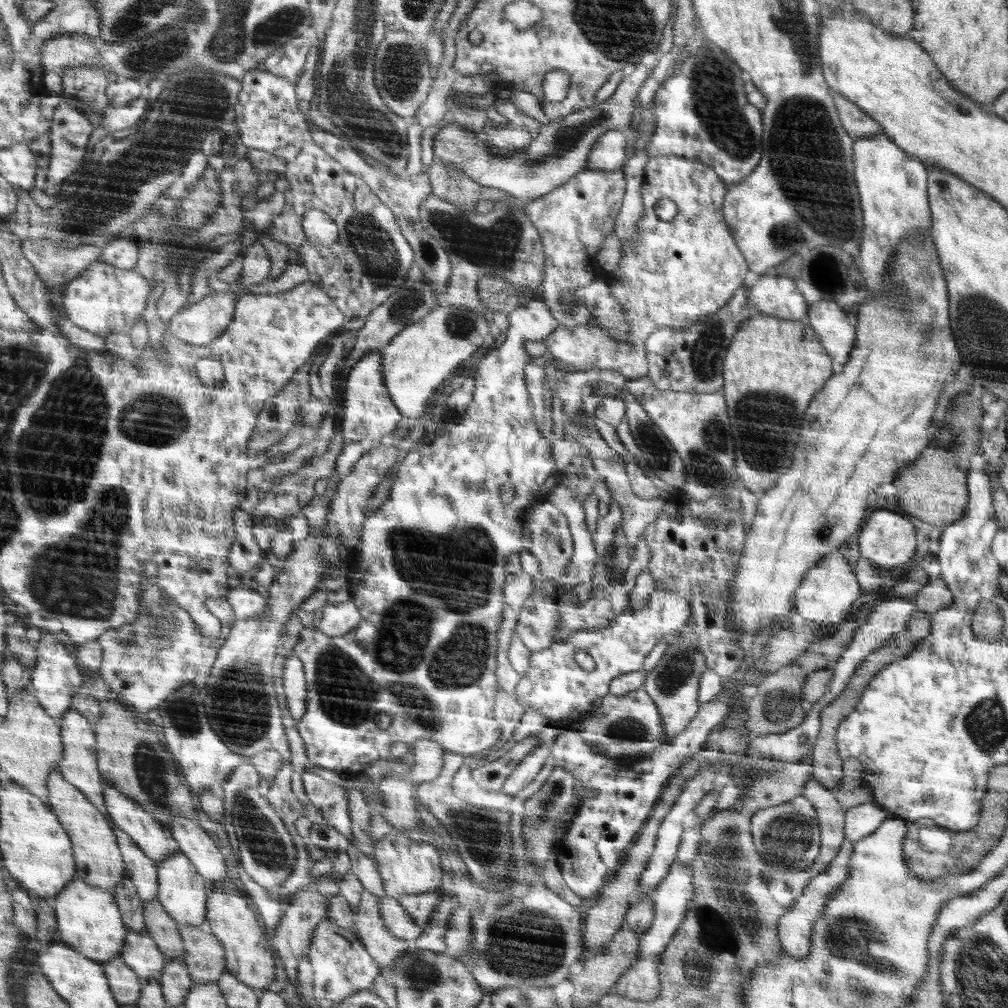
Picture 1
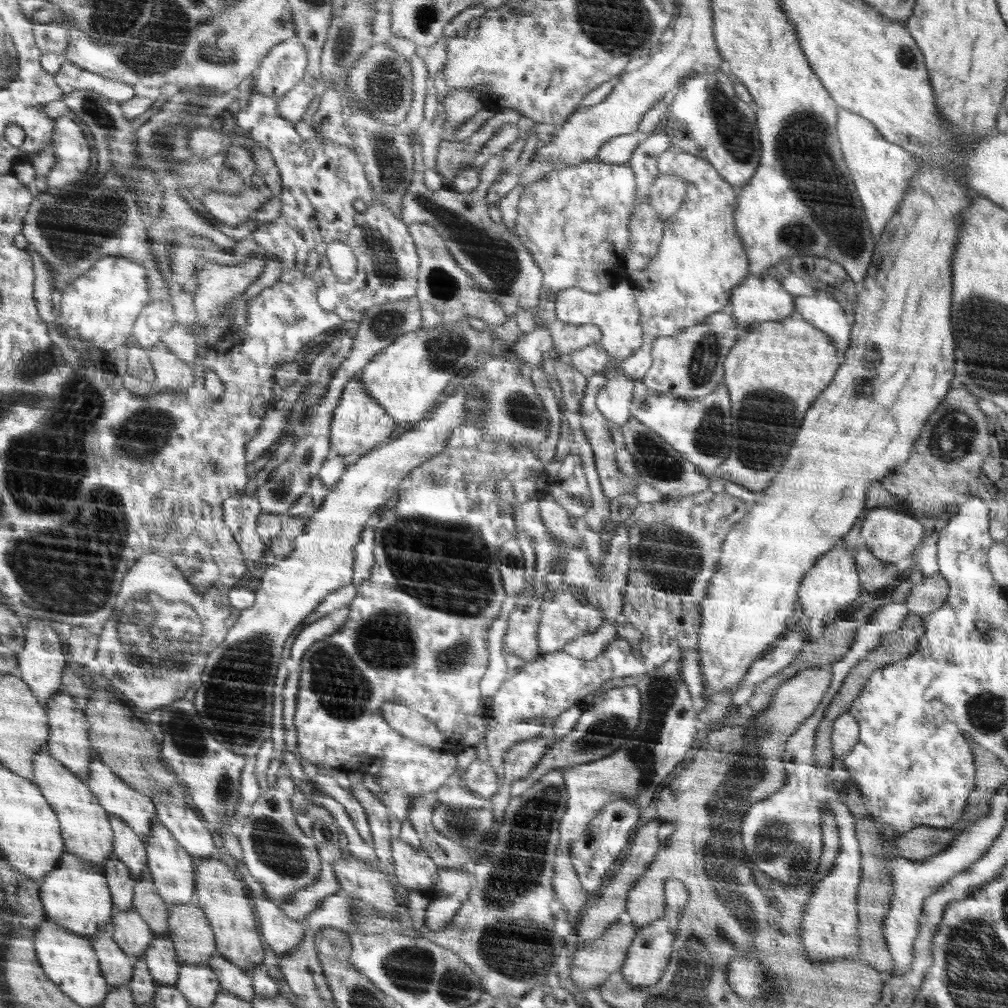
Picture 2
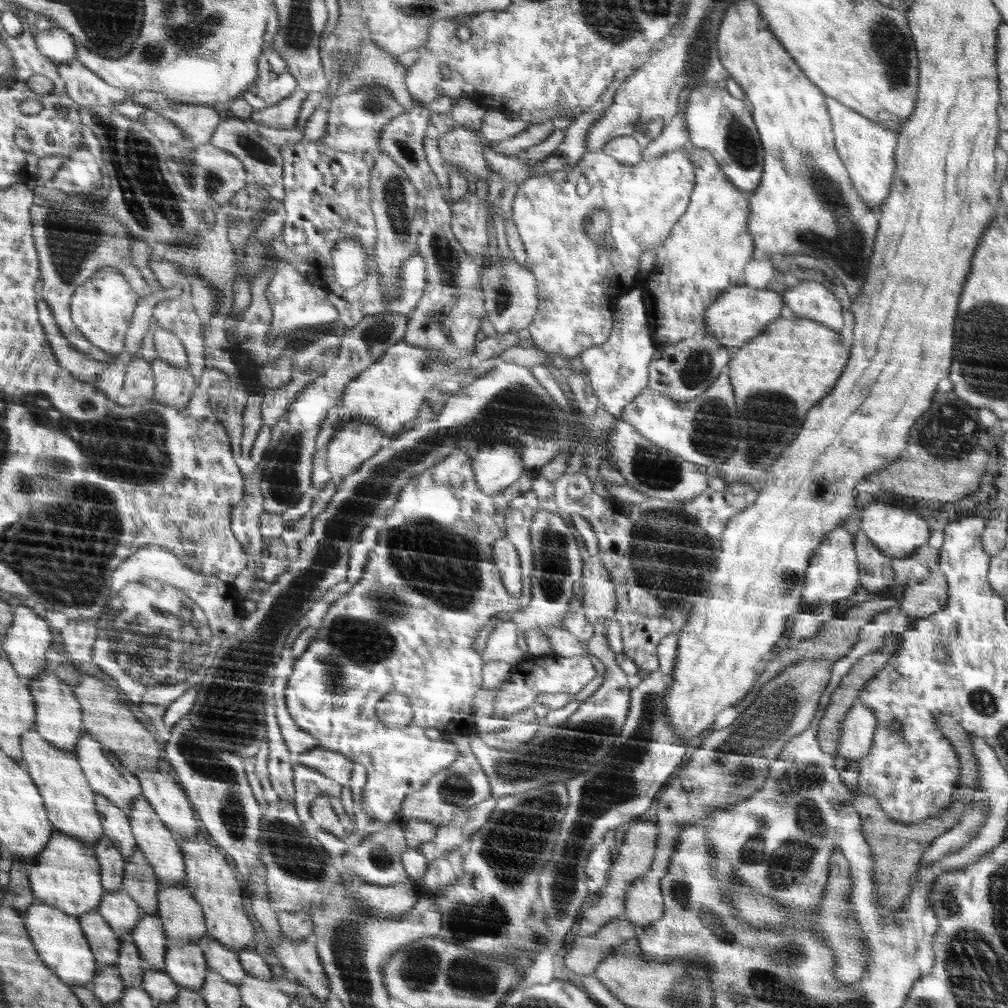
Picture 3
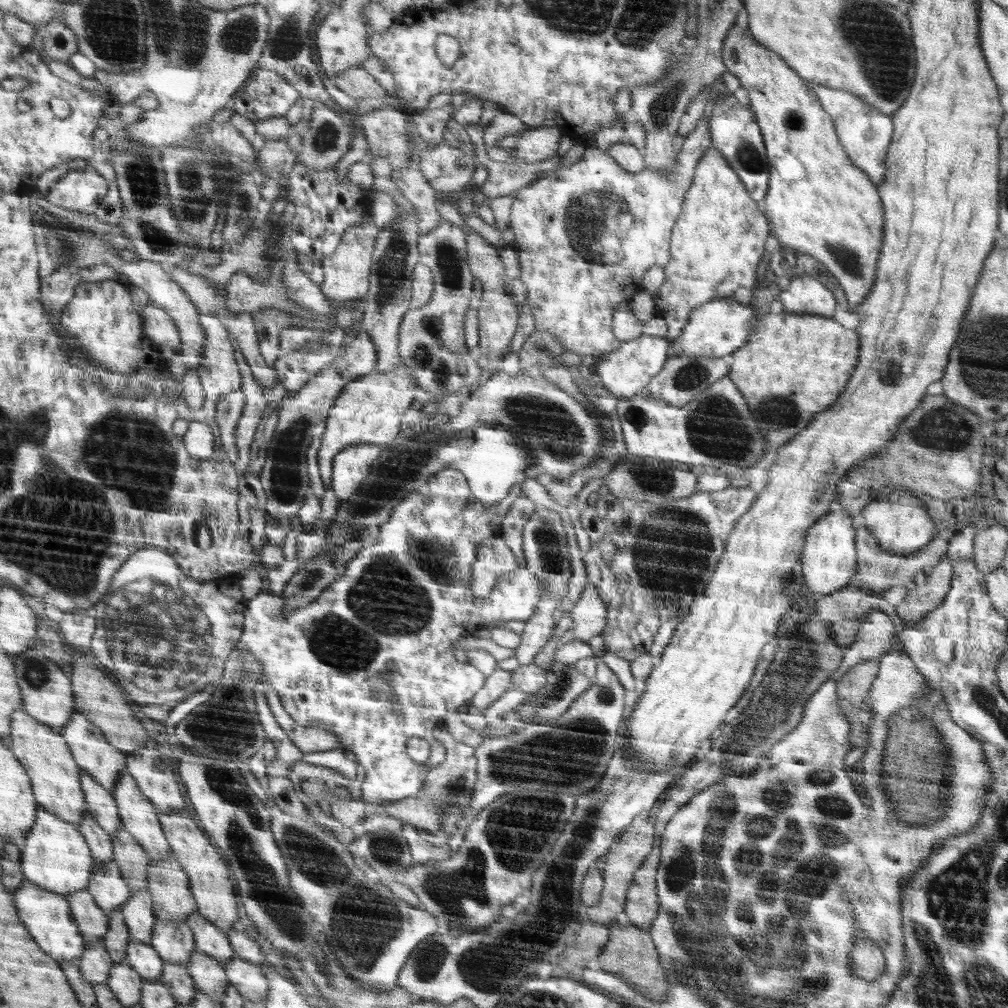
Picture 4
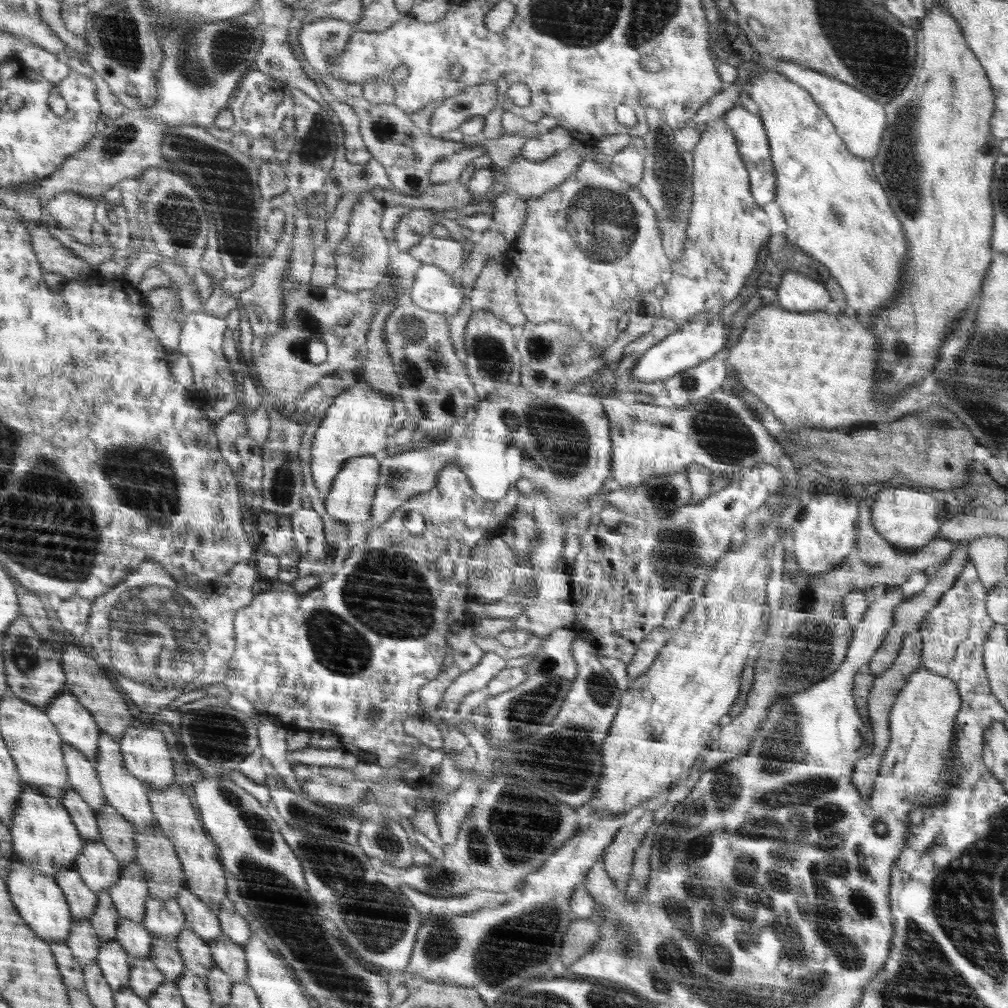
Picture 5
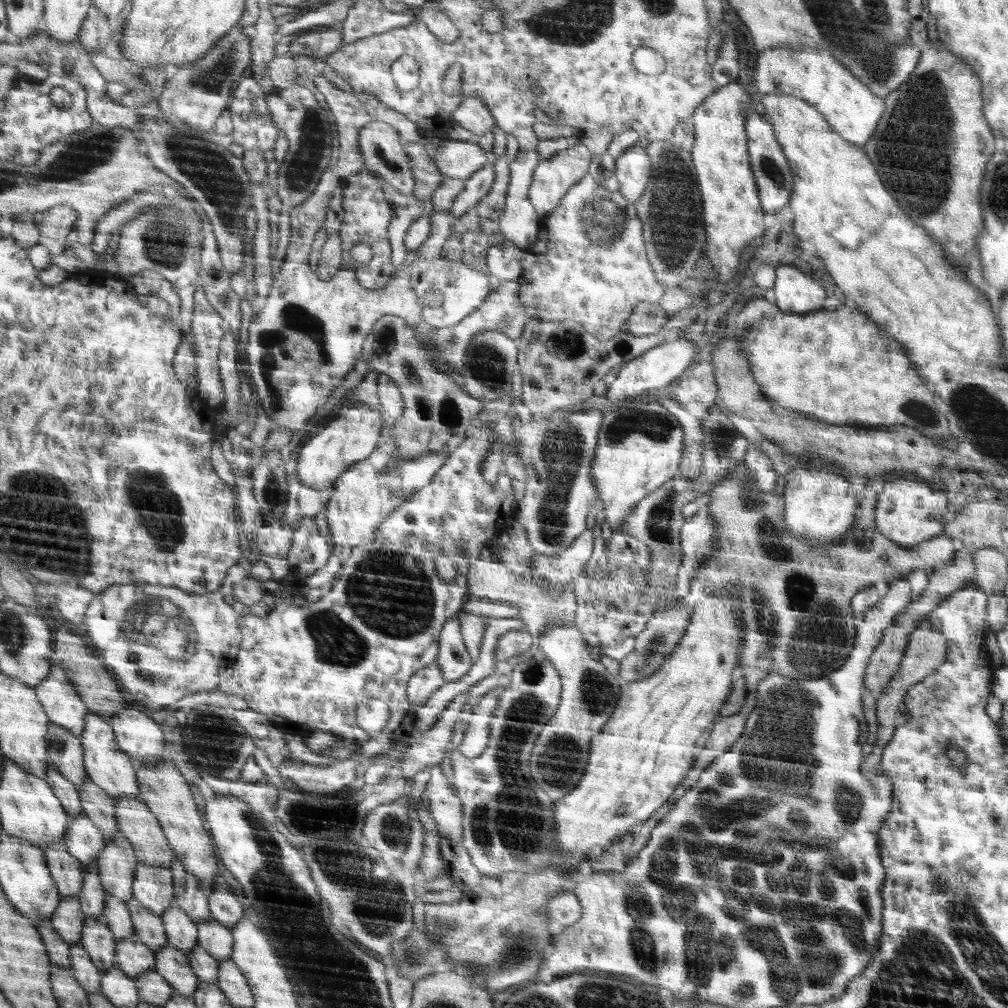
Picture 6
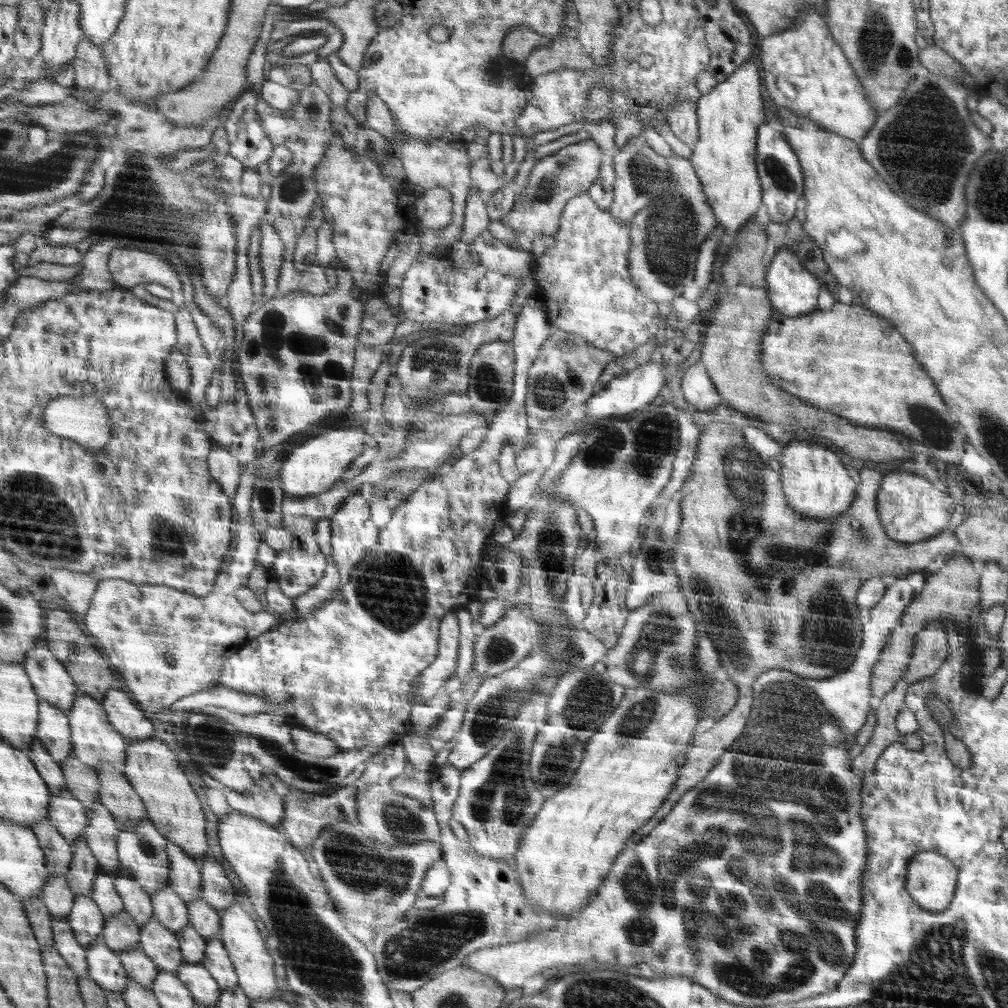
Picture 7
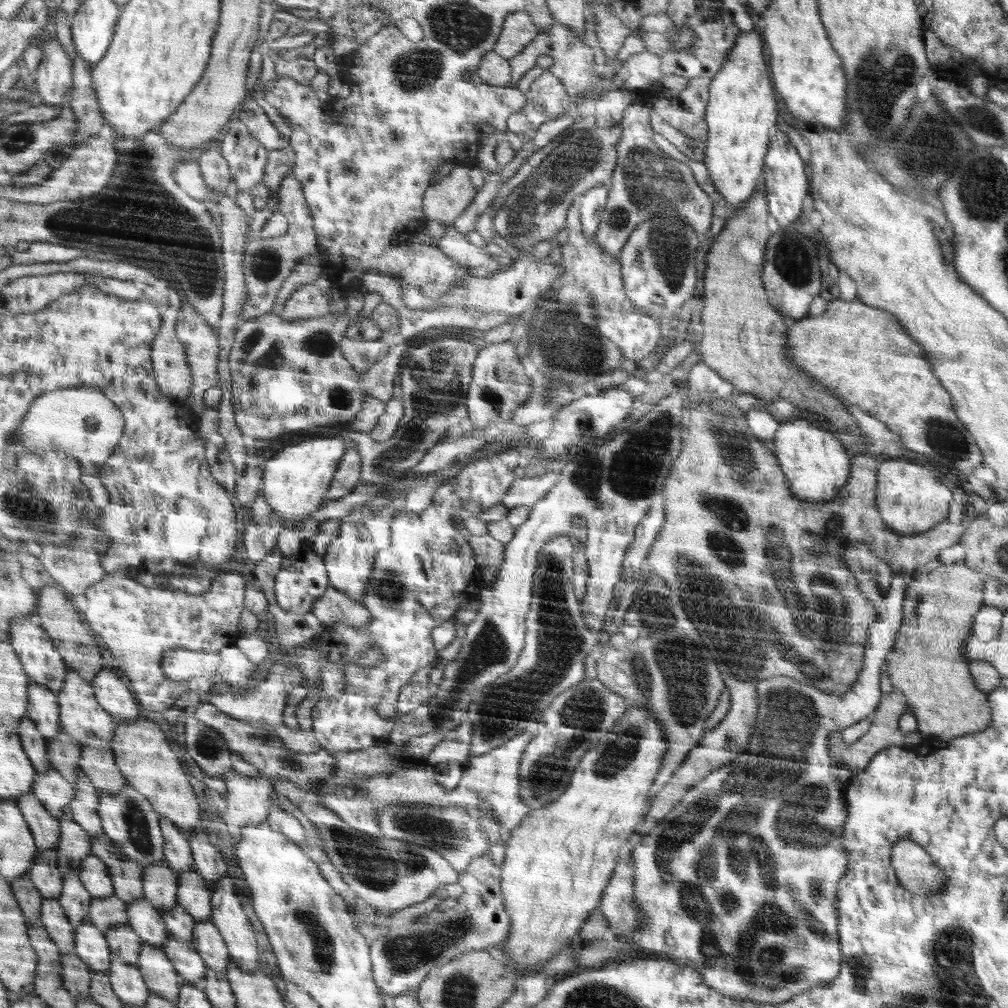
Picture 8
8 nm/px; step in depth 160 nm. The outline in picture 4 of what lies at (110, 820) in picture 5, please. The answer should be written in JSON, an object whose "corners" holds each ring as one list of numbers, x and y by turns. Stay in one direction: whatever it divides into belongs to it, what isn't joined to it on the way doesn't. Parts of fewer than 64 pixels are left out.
{"corners":[[123,823,112,836,113,861,119,866,130,892,148,889,147,864,150,860,146,849,130,834]]}

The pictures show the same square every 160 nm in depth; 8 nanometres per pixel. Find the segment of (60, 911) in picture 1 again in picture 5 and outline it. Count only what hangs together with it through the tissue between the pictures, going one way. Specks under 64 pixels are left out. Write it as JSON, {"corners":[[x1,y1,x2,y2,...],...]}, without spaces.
{"corners":[[26,784,26,791,19,802,19,811,10,822,10,827,20,862,54,878,60,871,75,870,75,858,80,854,85,841,79,835,71,813,57,798,38,792]]}

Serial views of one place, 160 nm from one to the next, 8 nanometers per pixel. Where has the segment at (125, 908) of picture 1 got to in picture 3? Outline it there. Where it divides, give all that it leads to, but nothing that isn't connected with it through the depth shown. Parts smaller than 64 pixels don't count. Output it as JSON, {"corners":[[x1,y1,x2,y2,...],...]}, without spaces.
{"corners":[[106,836,98,838,92,847,95,849,101,865,103,888,108,892,122,889,125,867,123,854]]}

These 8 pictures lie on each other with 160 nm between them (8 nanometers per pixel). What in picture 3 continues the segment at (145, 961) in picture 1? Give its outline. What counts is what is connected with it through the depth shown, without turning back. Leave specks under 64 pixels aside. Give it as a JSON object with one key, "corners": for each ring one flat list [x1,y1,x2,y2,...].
{"corners":[[122,889,116,892,106,890,97,912,100,912,104,921,111,925,120,938,131,935,143,915,136,902]]}

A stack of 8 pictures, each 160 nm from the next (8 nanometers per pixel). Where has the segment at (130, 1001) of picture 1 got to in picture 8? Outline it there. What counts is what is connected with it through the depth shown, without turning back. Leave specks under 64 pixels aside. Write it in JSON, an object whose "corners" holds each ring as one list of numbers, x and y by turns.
{"corners":[[36,793,24,795,17,802,31,824,39,849,54,851,60,836,58,818,48,812,46,805,37,797]]}

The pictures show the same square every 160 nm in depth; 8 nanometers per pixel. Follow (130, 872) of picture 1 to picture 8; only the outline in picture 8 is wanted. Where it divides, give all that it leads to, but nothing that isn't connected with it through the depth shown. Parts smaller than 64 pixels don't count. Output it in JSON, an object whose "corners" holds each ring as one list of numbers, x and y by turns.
{"corners":[[31,678,29,716,32,717,46,738,52,738,60,731,59,704,57,696]]}

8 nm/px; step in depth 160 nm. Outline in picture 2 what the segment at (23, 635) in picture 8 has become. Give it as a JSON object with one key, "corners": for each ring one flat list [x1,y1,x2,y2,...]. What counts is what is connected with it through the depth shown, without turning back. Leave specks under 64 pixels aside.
{"corners":[[95,756,94,762,90,764,90,778,88,778,88,788,95,793,95,797,99,803,107,809,108,813,117,815,145,842,152,836,152,828,154,828,154,820,156,820,155,804,151,797,145,793,141,793,137,789,133,789,131,785,121,778,117,773,104,764,104,761]]}

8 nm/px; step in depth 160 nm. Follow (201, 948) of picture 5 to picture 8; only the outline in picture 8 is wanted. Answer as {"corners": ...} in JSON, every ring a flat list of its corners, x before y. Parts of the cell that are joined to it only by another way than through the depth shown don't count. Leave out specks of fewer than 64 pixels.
{"corners":[[165,859,143,868,144,897,160,915,178,905,177,889,177,873]]}

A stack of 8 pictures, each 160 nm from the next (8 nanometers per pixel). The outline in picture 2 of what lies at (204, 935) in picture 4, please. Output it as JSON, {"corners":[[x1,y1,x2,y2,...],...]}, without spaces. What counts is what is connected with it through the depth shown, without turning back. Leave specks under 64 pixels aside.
{"corners":[[218,950,208,965,216,973,222,990,249,1003,256,996,248,971,228,962]]}

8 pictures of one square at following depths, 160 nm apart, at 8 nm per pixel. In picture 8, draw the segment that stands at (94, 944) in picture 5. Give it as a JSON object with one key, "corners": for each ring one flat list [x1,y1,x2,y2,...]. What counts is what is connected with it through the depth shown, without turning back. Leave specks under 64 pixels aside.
{"corners":[[43,850,32,867,31,877,45,900,57,900,62,894,63,874,57,867,57,852]]}

